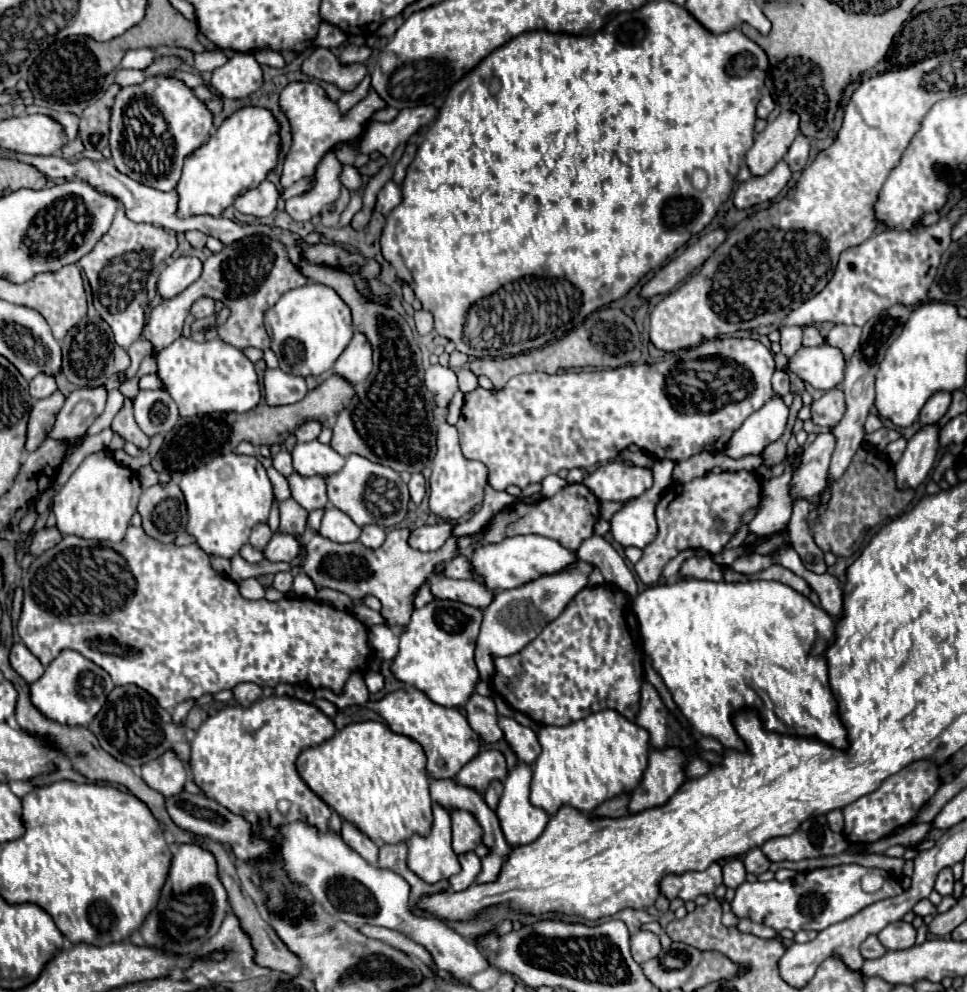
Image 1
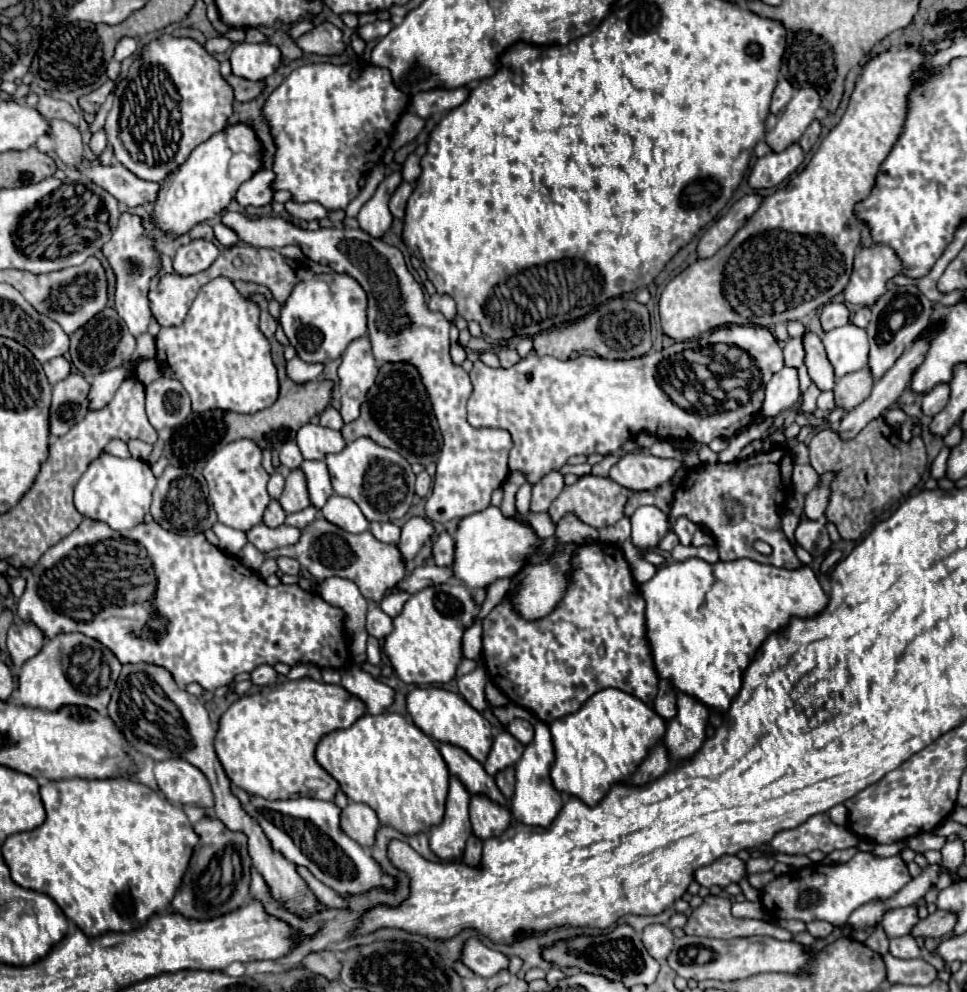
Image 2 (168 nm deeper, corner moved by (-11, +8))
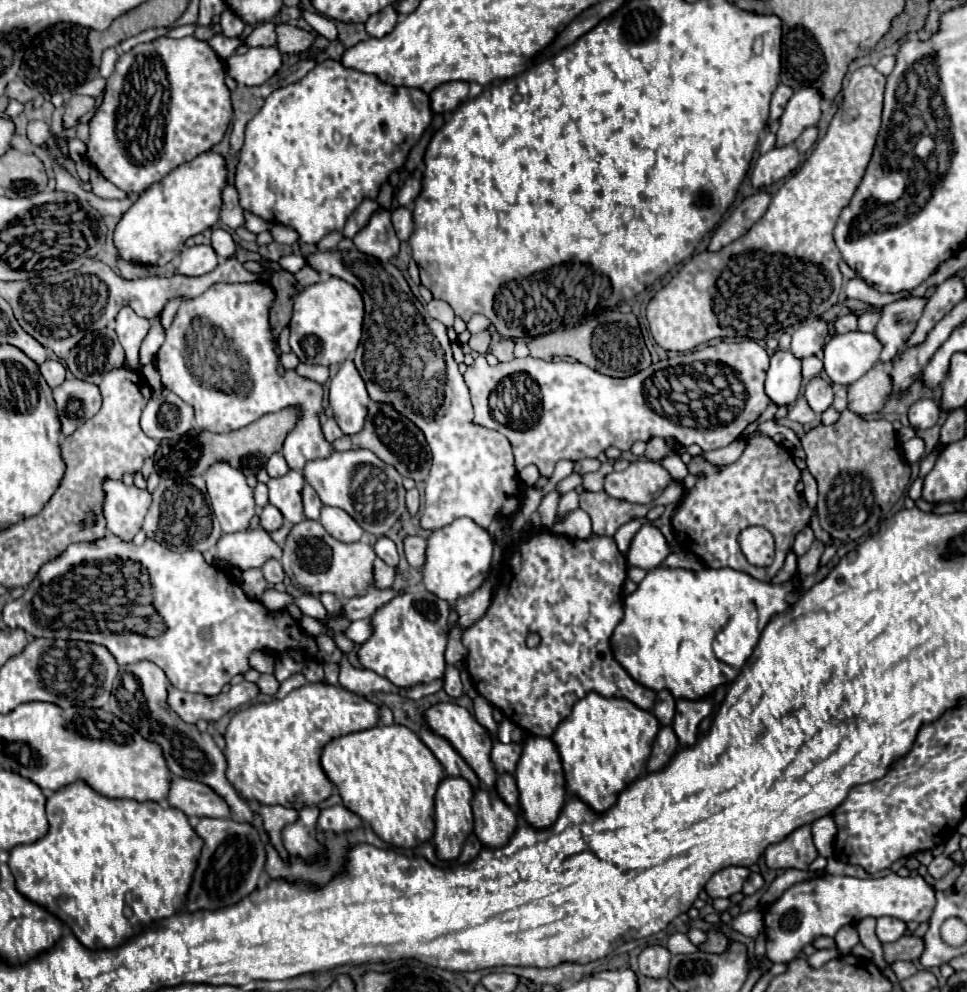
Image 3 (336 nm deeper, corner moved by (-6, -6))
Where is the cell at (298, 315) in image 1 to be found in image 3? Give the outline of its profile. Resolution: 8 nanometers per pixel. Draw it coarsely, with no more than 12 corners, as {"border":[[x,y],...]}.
{"border":[[327,278],[293,300],[289,344],[303,364],[345,362],[363,300]]}

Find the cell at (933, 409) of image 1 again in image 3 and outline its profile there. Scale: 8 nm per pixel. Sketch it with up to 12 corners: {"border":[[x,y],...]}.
{"border":[[919,400],[909,408],[913,428],[931,428],[939,420],[935,400]]}

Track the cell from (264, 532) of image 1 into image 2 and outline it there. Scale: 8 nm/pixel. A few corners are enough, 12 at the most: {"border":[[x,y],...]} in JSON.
{"border":[[278,500],[264,512],[264,524],[276,528],[284,524],[286,512]]}

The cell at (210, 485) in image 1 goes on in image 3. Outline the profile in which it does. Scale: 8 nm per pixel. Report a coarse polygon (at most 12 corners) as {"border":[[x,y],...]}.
{"border":[[217,462],[205,482],[223,534],[257,506],[245,474]]}

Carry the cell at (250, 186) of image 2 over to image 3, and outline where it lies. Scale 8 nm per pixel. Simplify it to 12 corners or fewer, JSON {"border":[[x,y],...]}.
{"border":[[237,188],[223,190],[221,220],[229,228],[245,226]]}

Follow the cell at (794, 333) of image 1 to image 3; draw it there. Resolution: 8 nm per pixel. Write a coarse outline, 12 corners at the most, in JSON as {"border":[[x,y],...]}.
{"border":[[825,378],[805,386],[805,398],[815,414],[833,404],[833,388]]}

